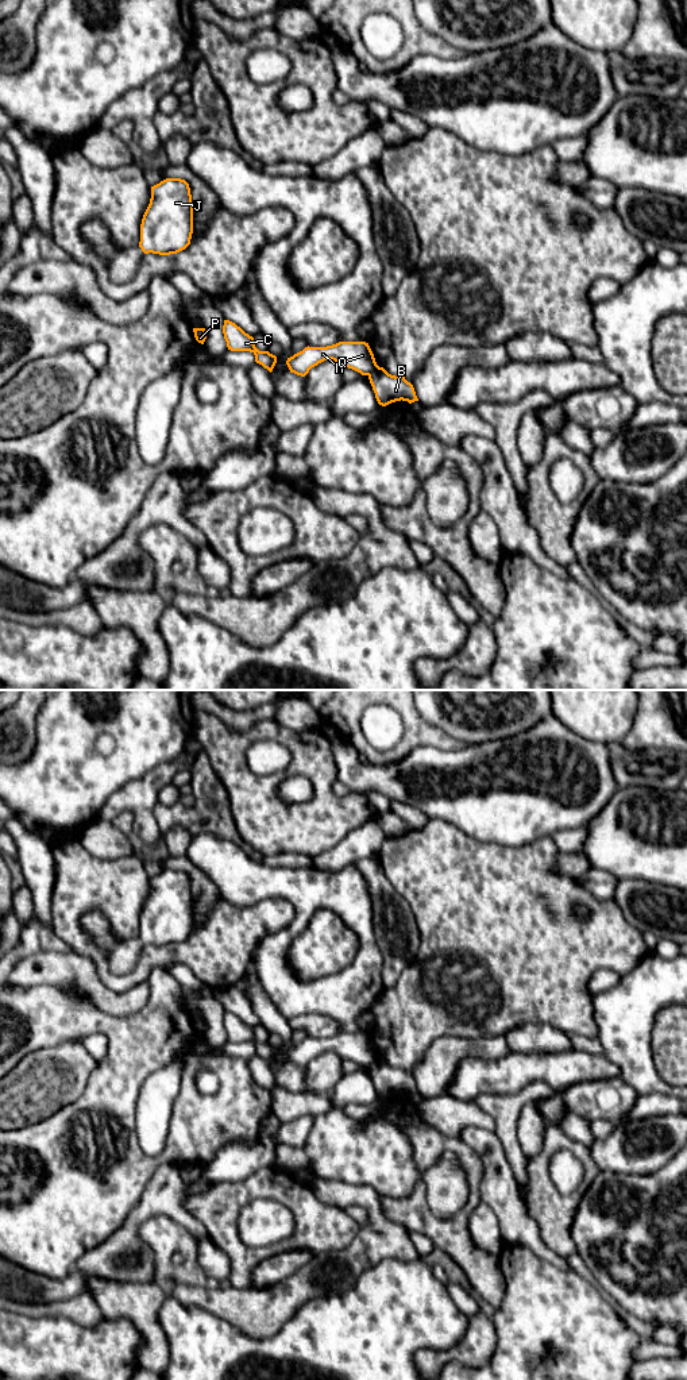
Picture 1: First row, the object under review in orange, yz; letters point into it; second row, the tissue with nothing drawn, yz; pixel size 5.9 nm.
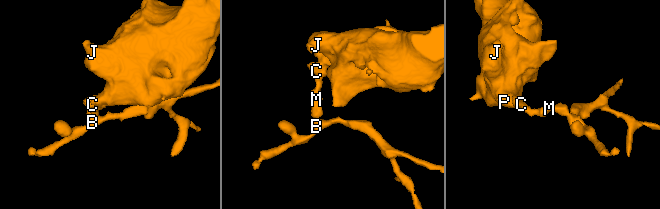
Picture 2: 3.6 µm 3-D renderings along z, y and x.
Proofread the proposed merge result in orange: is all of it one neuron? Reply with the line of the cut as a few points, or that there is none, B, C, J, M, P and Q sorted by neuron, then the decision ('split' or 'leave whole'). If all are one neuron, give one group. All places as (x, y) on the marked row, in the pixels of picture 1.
cut yz (378, 366), (369, 376); groups B / C J M P Q; split

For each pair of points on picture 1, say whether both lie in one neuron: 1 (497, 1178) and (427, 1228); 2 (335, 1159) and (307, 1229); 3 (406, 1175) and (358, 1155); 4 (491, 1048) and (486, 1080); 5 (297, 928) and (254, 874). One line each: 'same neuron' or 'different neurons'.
1: different neurons
2: different neurons
3: same neuron
4: different neurons
5: same neuron

